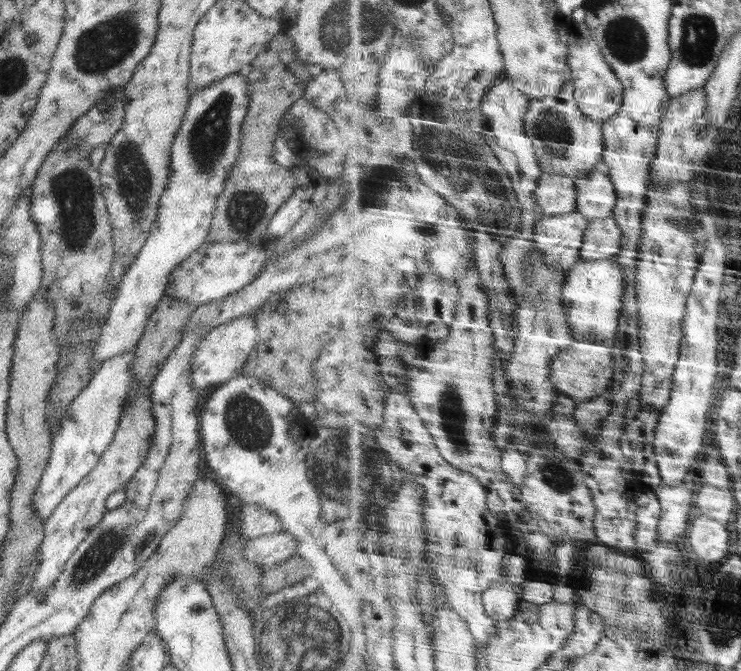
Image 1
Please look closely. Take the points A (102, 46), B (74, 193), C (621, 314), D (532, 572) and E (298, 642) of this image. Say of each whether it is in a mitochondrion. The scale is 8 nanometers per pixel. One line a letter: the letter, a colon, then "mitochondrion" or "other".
A: mitochondrion
B: mitochondrion
C: other
D: other
E: mitochondrion

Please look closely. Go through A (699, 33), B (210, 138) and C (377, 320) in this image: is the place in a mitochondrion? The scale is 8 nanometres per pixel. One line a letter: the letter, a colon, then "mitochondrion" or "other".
A: mitochondrion
B: mitochondrion
C: other

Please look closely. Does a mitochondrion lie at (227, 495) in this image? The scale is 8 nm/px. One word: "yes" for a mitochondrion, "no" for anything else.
no

